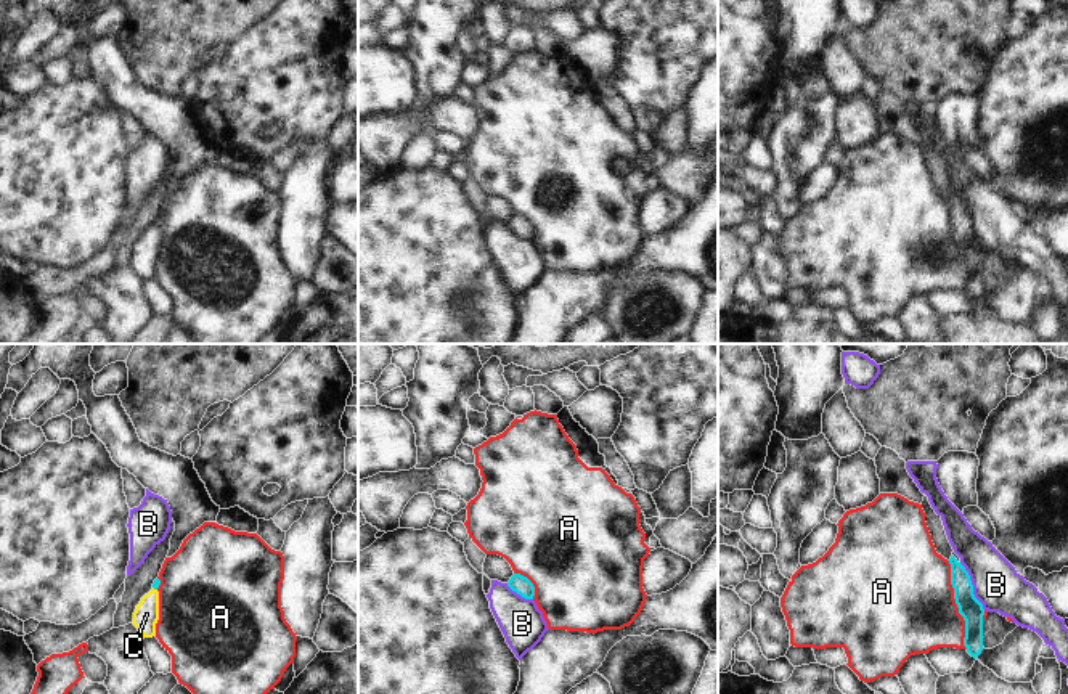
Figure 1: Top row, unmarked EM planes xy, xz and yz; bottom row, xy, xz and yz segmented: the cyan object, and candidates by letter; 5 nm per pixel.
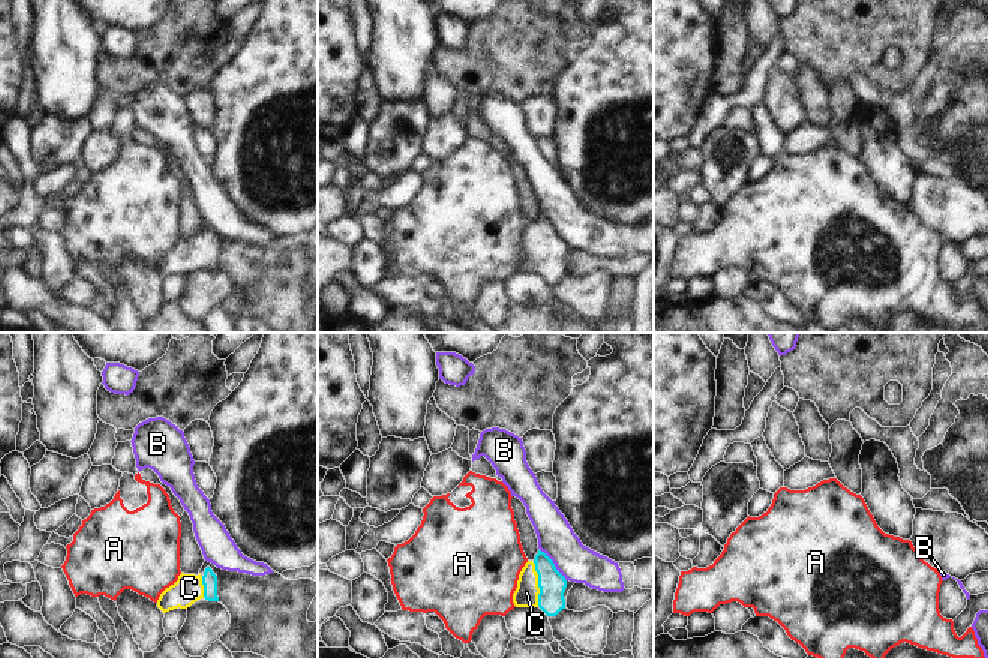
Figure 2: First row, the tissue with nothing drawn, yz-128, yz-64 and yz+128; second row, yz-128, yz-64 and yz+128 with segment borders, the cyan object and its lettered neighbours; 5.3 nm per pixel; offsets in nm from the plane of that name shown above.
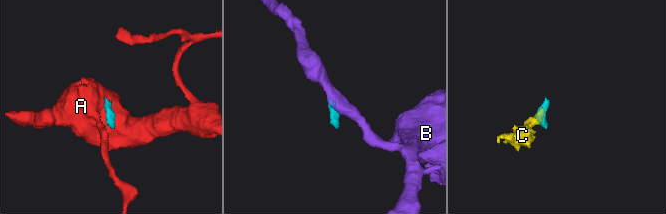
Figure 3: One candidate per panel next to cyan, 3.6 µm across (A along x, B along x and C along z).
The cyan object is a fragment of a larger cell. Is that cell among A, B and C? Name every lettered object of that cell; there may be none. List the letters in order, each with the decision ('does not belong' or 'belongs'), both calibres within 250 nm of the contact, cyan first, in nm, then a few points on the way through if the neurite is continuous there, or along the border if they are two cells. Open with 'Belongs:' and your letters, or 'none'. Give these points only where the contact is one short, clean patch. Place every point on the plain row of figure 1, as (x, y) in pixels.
Belongs: C
A: does not belong; 120 nm thick on the cyan side, 480 nm on the other
B: does not belong; 120 nm thick on the cyan side, 240 nm on the other; border along yz (959, 203), (969, 216), (974, 236), (985, 249)
C: belongs; 40 nm thick on the cyan side, 130 nm on the other; runs through xy (156, 224), (154, 228), (146, 254)

